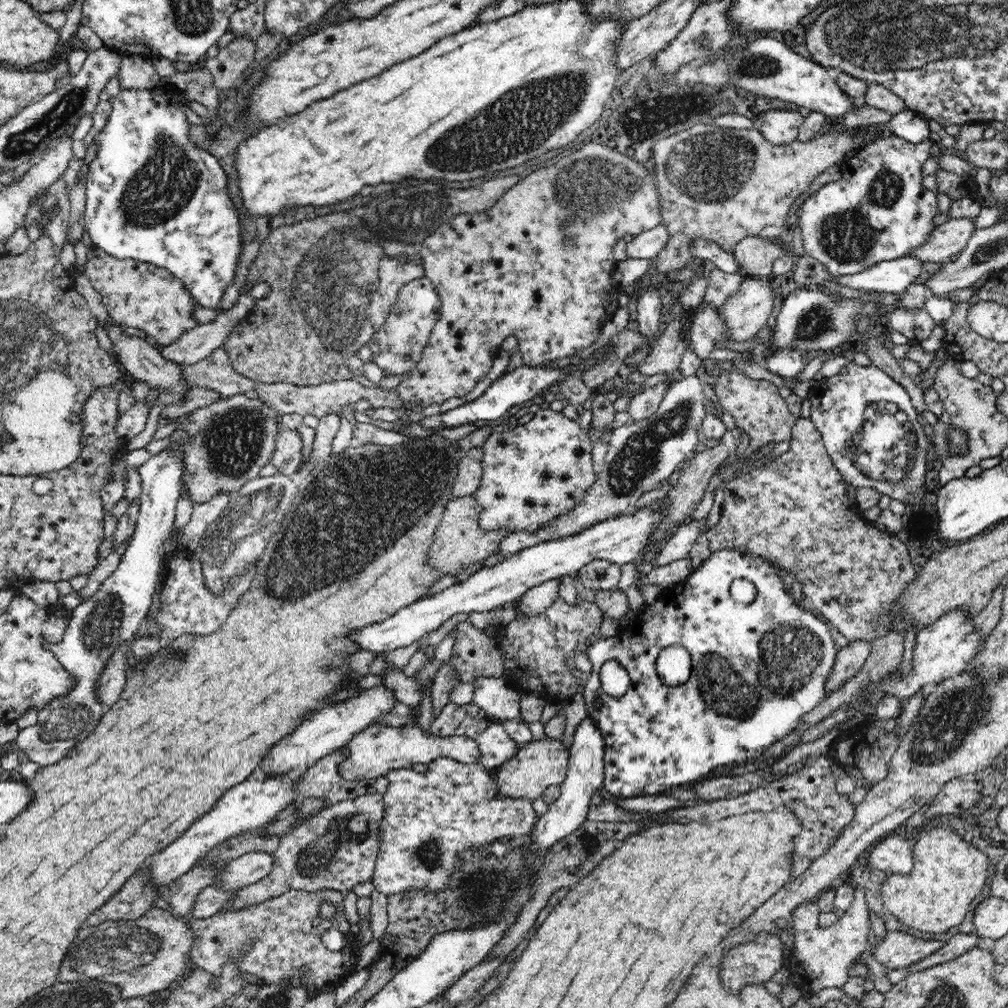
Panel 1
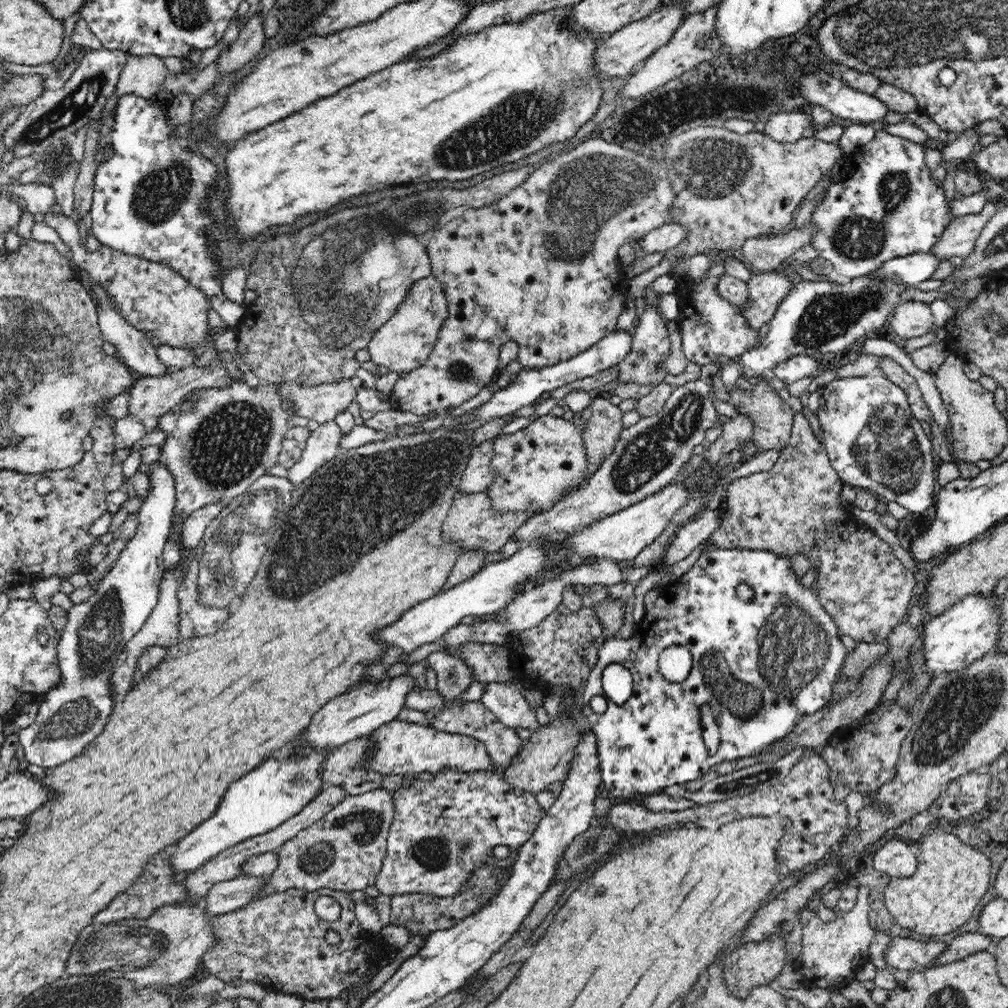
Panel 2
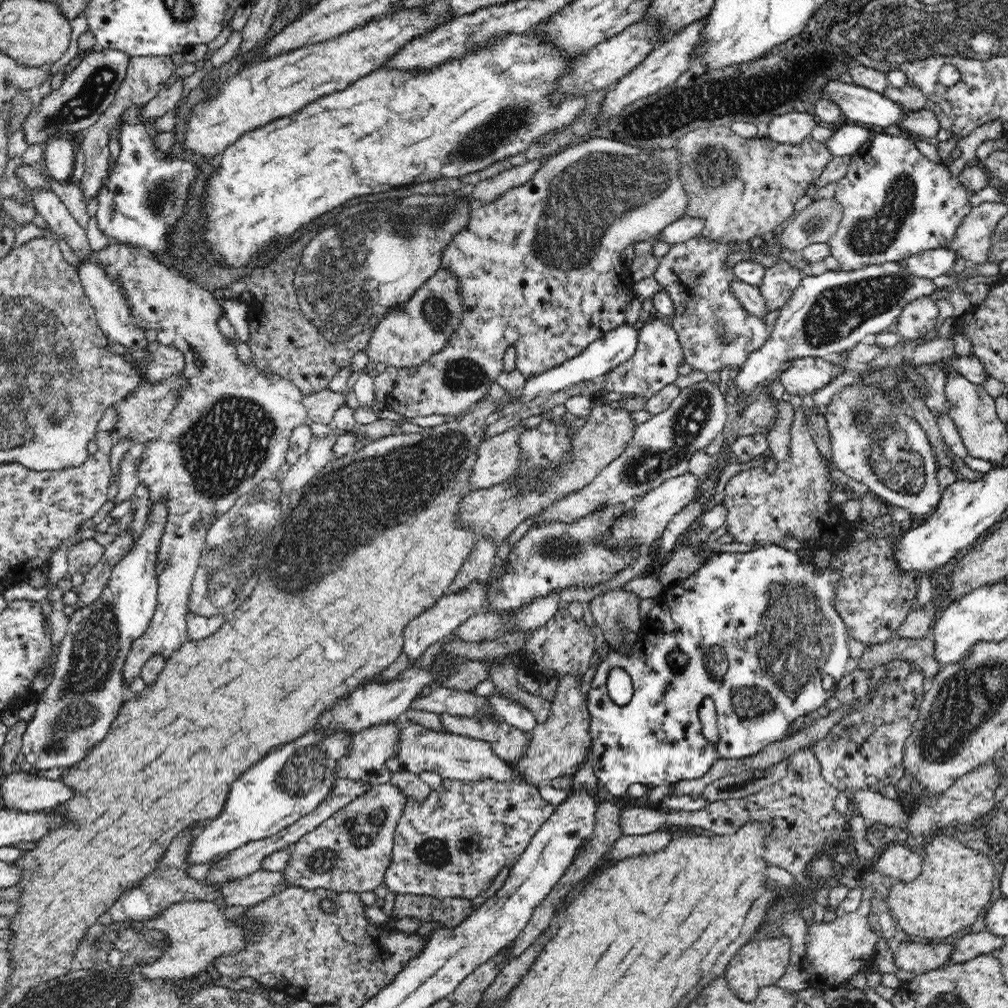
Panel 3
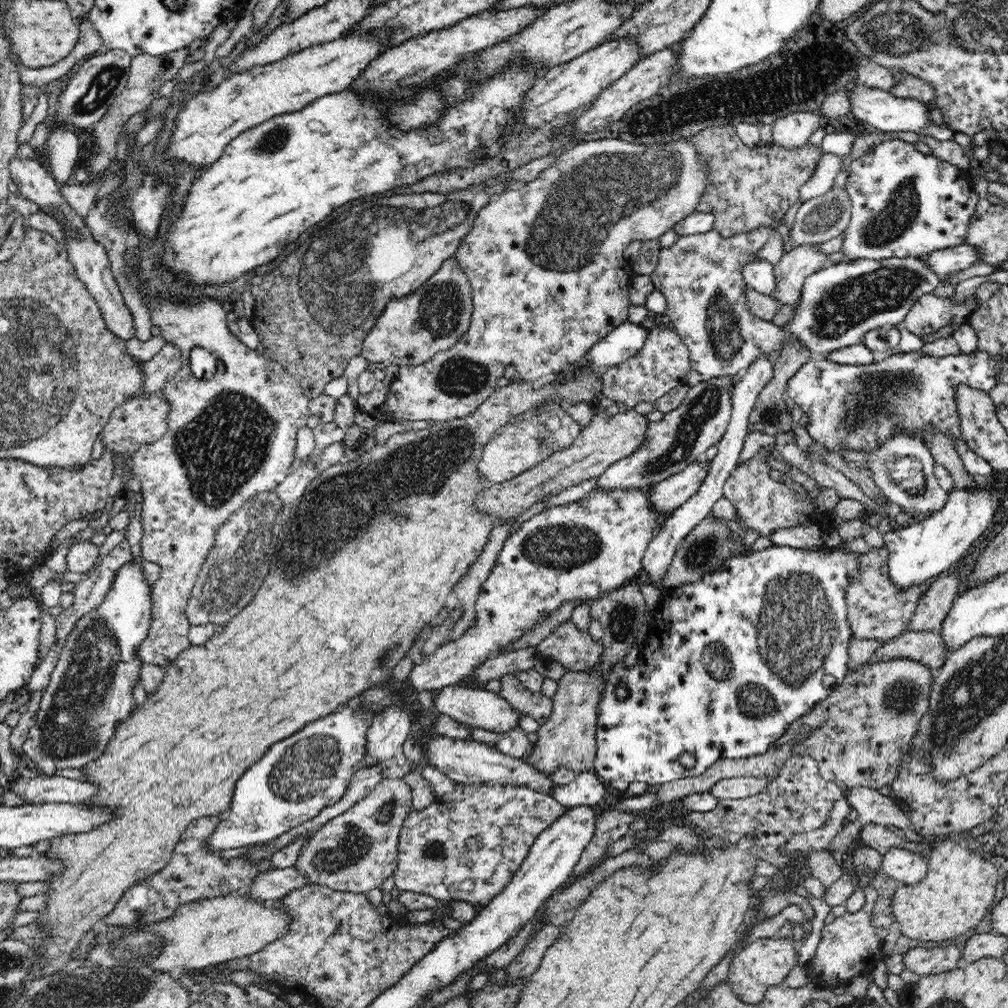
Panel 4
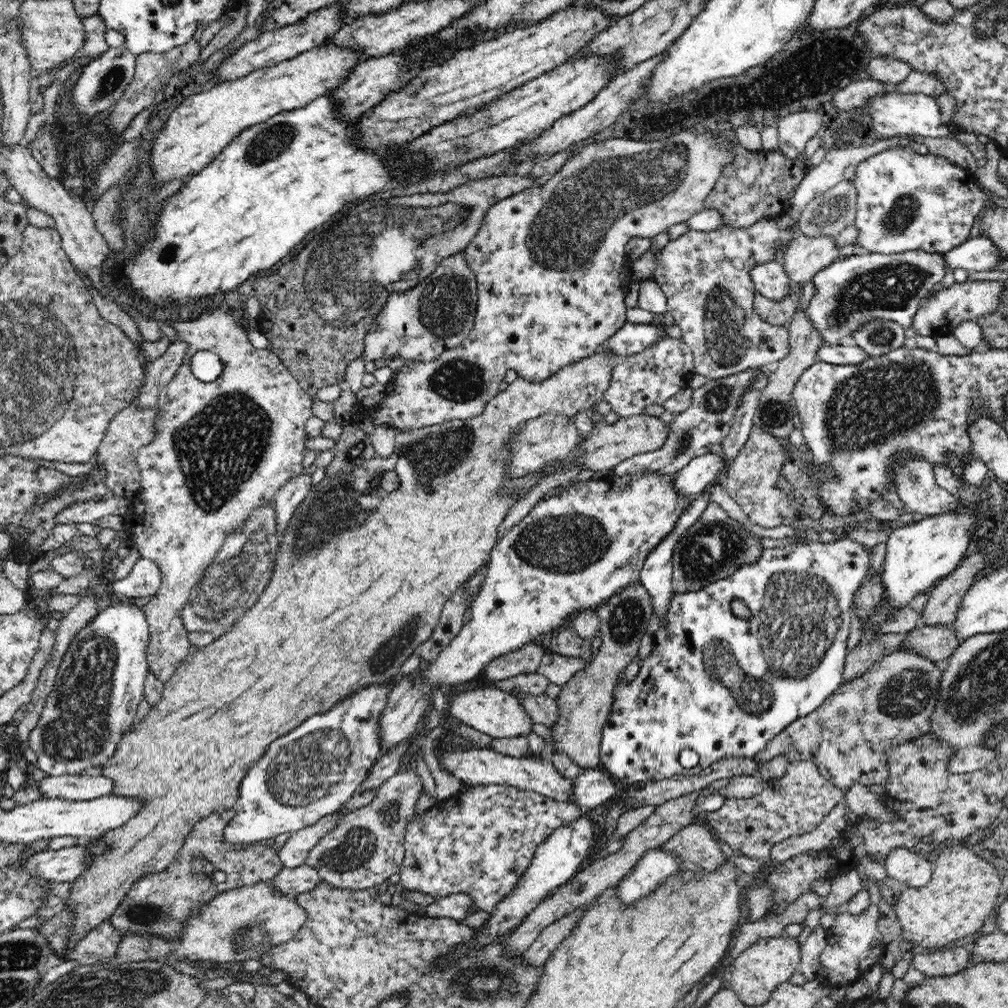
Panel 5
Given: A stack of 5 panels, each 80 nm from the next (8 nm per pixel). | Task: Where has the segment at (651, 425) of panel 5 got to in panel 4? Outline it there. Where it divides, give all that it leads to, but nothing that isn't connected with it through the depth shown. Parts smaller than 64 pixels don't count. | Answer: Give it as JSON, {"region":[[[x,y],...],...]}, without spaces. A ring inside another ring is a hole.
{"region":[[[596,409],[591,423],[581,430],[580,436],[570,448],[564,448],[562,452],[551,454],[546,460],[510,480],[490,484],[476,497],[475,506],[495,516],[497,522],[500,520],[506,522],[508,518],[516,518],[518,514],[522,514],[524,510],[540,502],[544,496],[556,494],[568,486],[600,476],[617,460],[622,460],[640,448],[644,448],[648,442],[650,423],[651,421],[646,416],[634,409],[620,410],[613,417],[606,417],[602,410]]]}

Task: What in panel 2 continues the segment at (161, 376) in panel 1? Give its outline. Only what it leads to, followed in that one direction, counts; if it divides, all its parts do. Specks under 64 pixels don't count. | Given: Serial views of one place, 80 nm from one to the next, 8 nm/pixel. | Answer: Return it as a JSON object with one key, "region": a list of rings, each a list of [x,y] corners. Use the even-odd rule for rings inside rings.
{"region":[[[89,276],[89,282],[84,286],[86,286],[89,297],[97,308],[97,322],[103,338],[118,349],[116,354],[123,364],[130,369],[132,374],[138,377],[164,375],[165,367],[158,359],[154,342],[146,338],[144,331],[134,328],[134,326],[128,323],[128,320],[124,319],[124,315],[122,315],[122,313],[118,311],[118,307],[116,307],[114,297],[107,292],[107,288],[102,286],[97,280],[93,280],[91,276]]]}

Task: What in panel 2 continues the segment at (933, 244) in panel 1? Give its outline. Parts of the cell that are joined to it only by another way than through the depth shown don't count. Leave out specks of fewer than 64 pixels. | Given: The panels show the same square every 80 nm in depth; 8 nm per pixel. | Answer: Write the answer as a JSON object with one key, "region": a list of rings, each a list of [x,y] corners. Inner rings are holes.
{"region":[[[989,200],[978,213],[952,219],[930,251],[942,260],[948,260],[951,256],[969,257],[982,229],[998,209],[998,204]]]}

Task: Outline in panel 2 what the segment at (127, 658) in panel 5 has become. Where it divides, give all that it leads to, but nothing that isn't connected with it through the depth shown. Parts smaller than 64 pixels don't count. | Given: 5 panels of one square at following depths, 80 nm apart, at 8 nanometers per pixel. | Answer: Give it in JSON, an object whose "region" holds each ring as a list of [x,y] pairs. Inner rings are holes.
{"region":[[[158,463],[149,465],[141,464],[141,472],[149,474],[151,490],[145,501],[141,503],[138,514],[138,526],[132,540],[122,550],[114,566],[108,571],[108,576],[100,582],[95,593],[67,612],[68,622],[63,633],[59,636],[57,646],[57,663],[60,669],[60,682],[48,690],[39,700],[38,713],[32,724],[23,729],[18,729],[19,746],[25,752],[25,760],[30,764],[51,769],[64,764],[84,752],[84,749],[104,730],[117,700],[113,697],[113,684],[111,684],[112,672],[119,656],[129,640],[144,626],[156,606],[159,595],[159,585],[165,574],[162,554],[164,544],[168,539],[168,532],[172,525],[172,512],[176,500],[174,490],[174,477],[172,473]]]}

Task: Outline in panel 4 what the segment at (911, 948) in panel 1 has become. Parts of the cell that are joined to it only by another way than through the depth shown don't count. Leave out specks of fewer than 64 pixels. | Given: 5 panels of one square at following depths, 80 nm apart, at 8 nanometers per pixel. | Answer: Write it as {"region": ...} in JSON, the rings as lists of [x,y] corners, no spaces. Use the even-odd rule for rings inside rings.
{"region":[[[956,946],[948,948],[912,948],[904,955],[905,968],[921,977],[951,971],[963,965],[963,952]]]}

